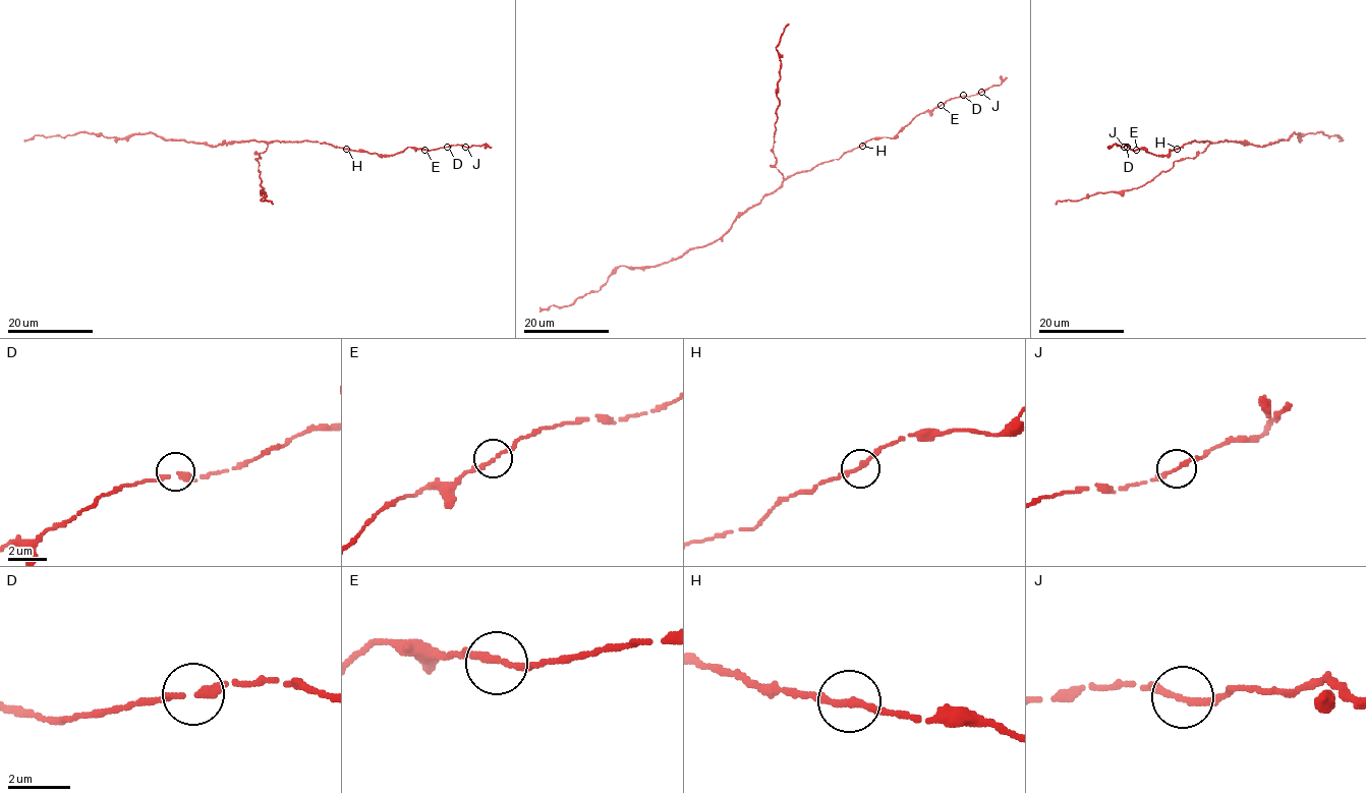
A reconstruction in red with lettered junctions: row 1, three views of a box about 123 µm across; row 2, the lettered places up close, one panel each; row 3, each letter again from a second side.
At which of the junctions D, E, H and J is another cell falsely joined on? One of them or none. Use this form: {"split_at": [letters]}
{"split_at": []}

